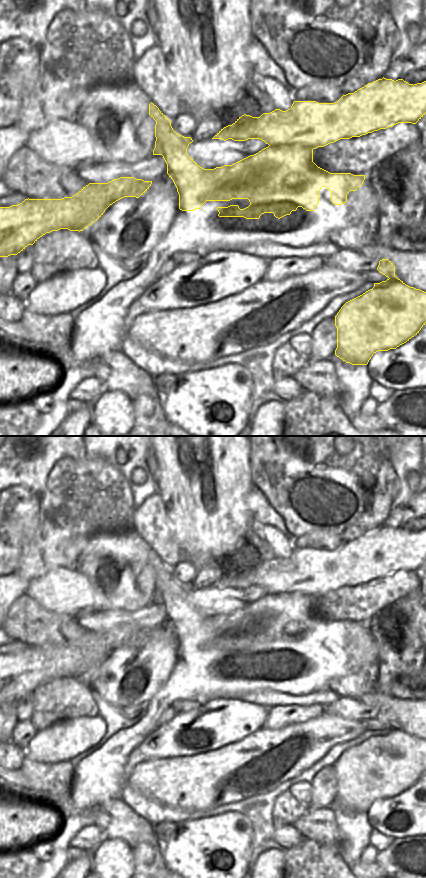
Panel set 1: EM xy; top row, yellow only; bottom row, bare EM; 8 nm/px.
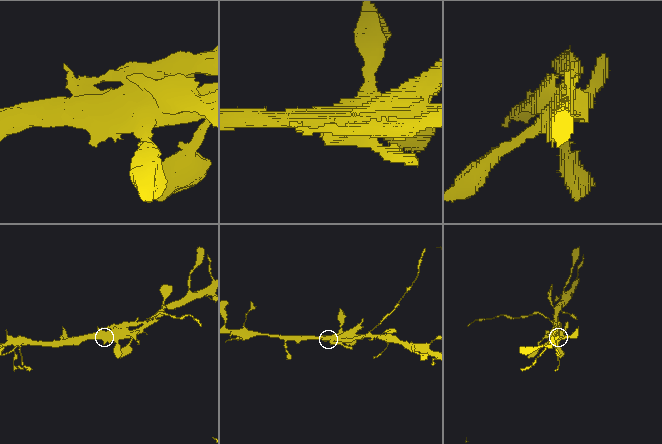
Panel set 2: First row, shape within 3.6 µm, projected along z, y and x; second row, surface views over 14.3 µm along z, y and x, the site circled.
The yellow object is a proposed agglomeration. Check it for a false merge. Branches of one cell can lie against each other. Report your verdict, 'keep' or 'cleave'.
cleave

